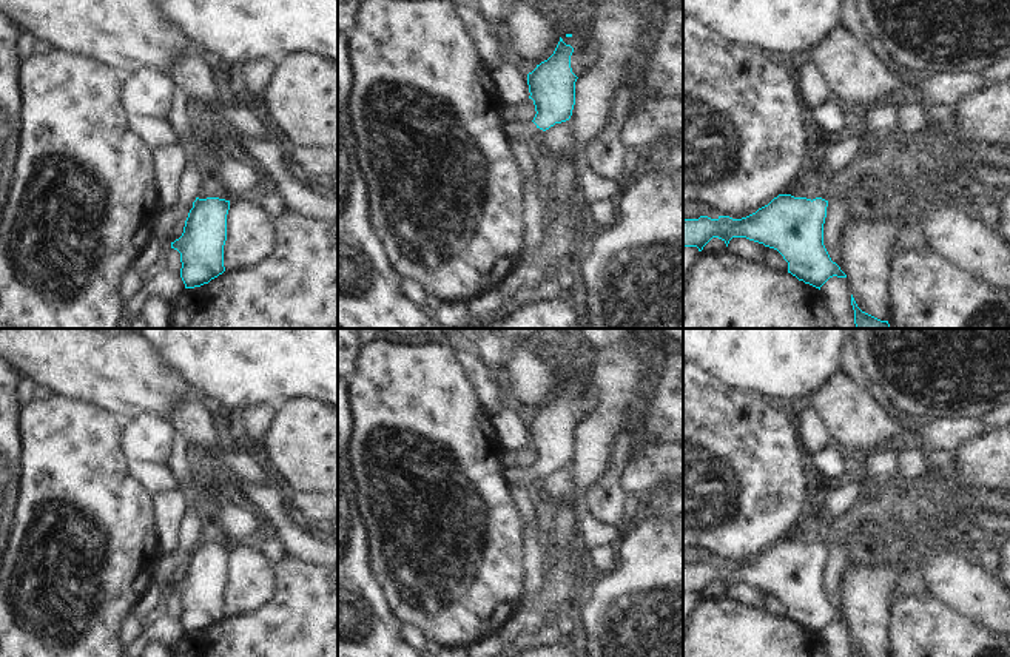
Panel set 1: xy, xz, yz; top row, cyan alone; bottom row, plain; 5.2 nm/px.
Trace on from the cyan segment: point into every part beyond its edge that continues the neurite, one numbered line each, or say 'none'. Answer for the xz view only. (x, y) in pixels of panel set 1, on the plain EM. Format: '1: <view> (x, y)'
1: xz (525, 477).

